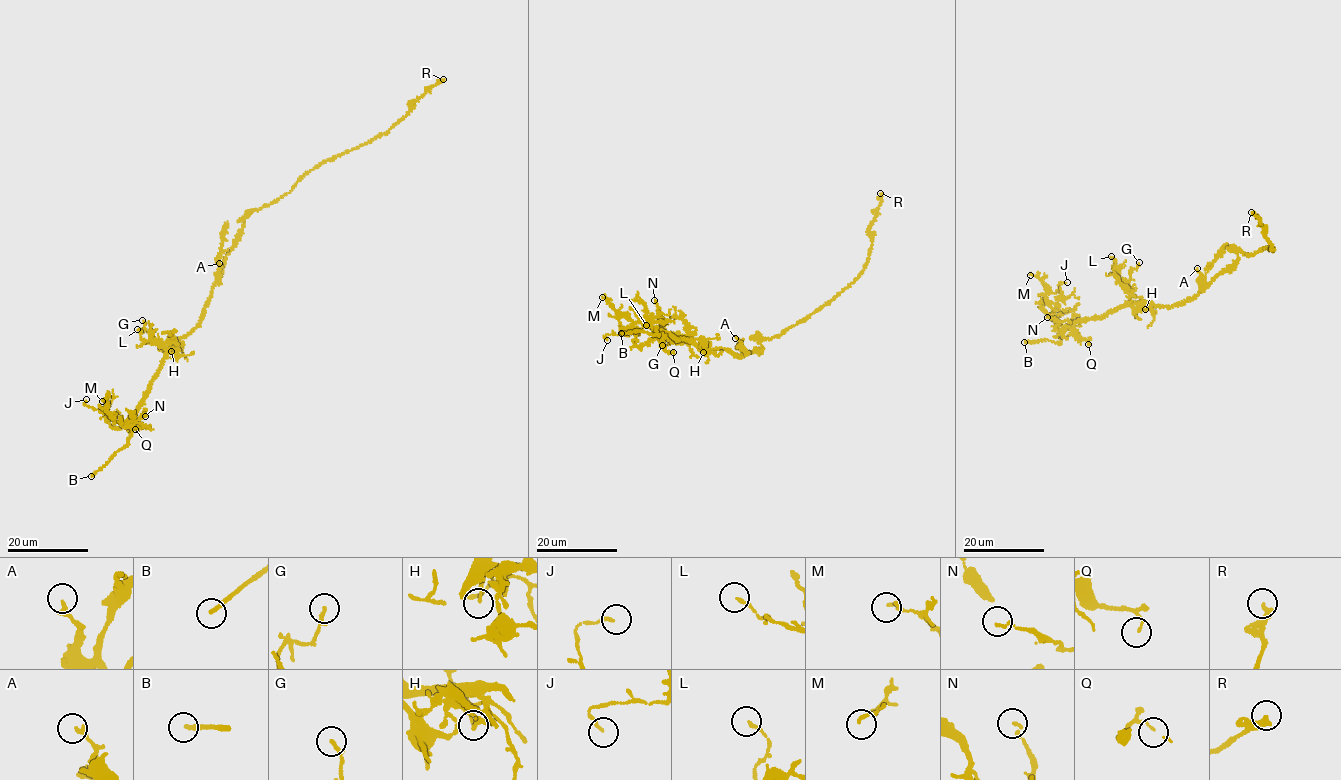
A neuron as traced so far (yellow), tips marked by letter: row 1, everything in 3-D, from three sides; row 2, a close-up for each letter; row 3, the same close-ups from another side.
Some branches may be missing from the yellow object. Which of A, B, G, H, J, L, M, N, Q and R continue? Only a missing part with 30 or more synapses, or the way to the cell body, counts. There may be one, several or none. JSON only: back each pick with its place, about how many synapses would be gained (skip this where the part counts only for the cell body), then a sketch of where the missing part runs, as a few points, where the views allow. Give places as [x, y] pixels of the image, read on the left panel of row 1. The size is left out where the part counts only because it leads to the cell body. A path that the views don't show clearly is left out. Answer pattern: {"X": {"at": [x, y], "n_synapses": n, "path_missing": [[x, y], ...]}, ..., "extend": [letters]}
{"B": {"at": [91, 476]}, "R": {"at": [443, 79], "n_synapses": 30, "path_missing": [[443, 79], [462, 75], [467, 79], [463, 73]]}, "extend": ["B", "R"]}

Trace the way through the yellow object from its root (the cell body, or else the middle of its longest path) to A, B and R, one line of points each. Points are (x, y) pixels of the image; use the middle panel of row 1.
A: (754, 350), (745, 354), (735, 338)
B: (754, 350), (741, 357), (723, 349), (703, 350), (656, 327), (658, 335), (635, 331), (621, 333)
R: (754, 350), (761, 348), (761, 340), (781, 335), (829, 304), (861, 276), (871, 245), (869, 230), (880, 193)

